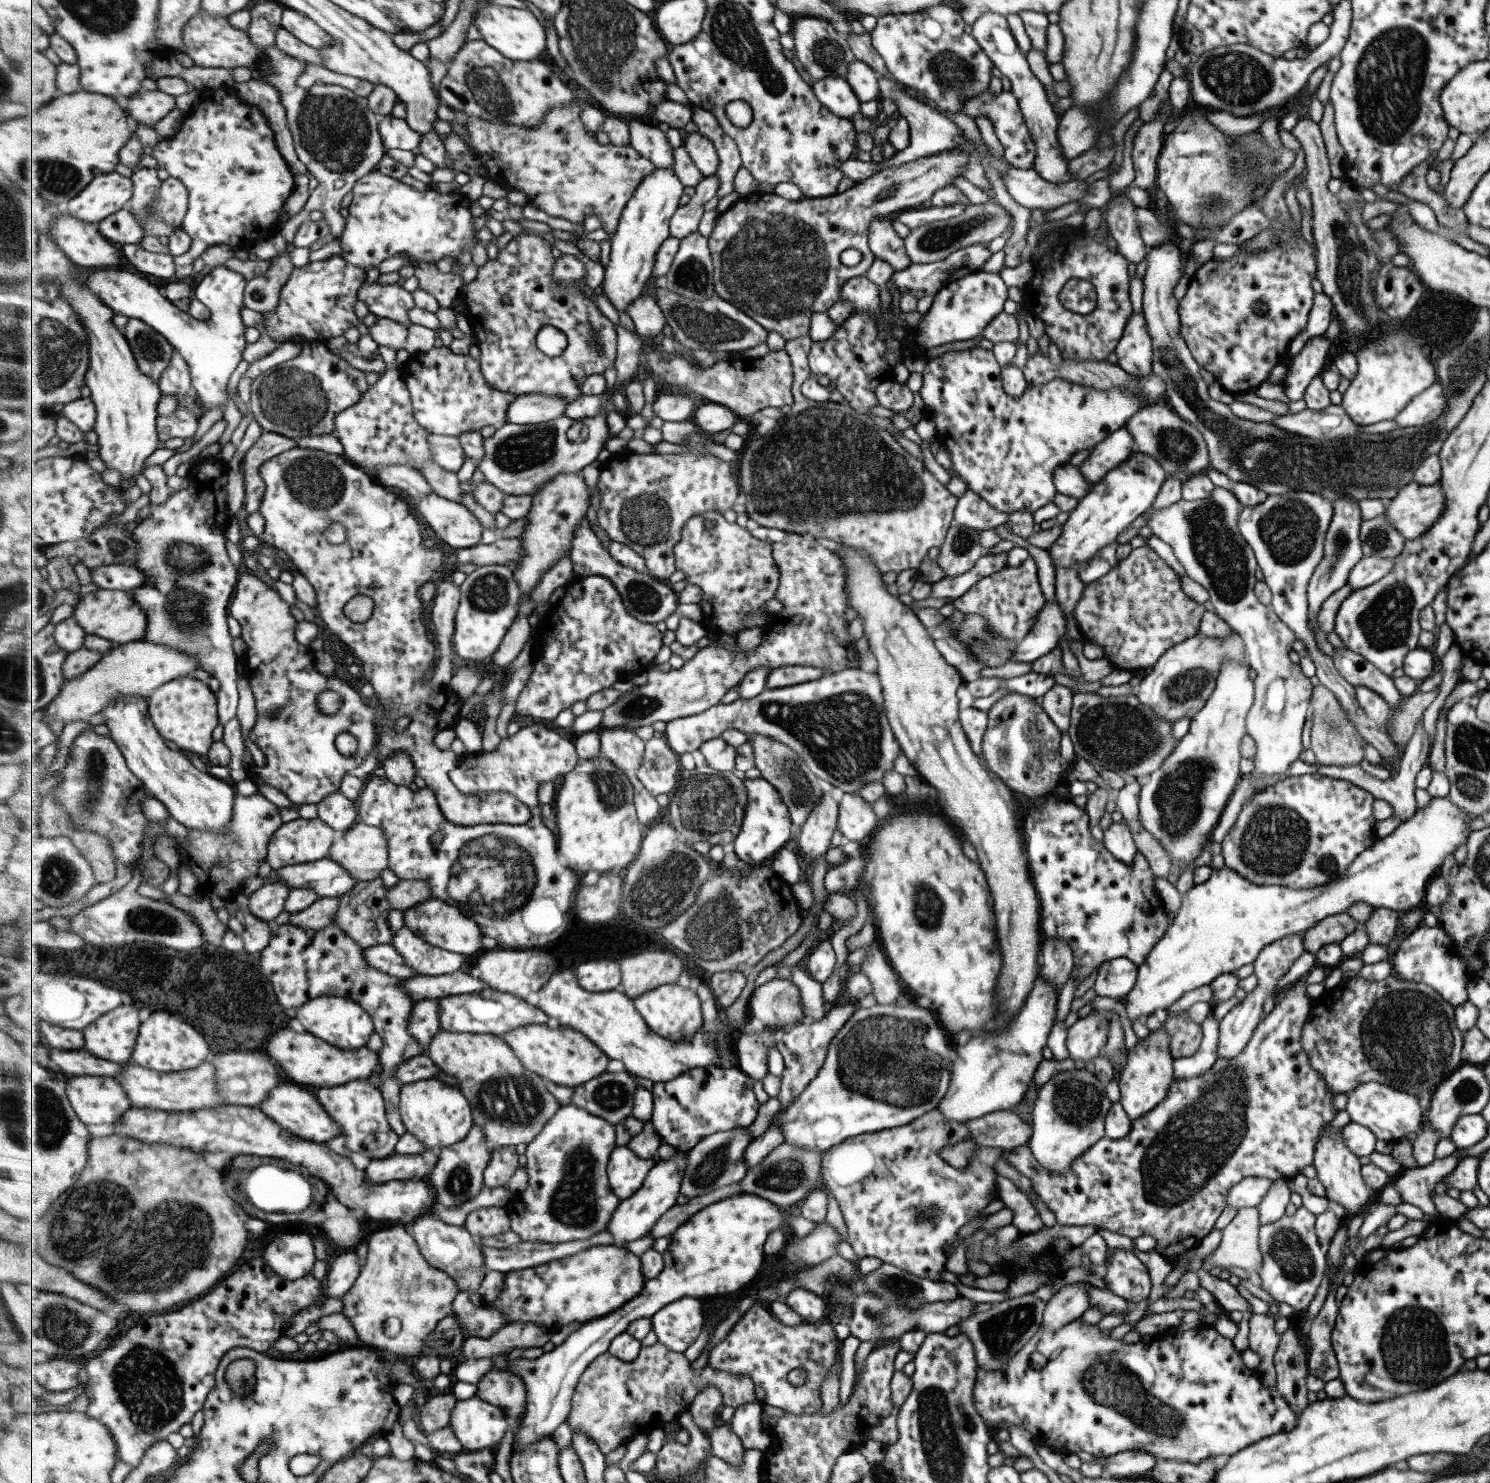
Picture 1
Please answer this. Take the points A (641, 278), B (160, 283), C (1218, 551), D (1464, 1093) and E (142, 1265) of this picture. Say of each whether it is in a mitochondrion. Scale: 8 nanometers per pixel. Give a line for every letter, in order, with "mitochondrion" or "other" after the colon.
A: other
B: other
C: mitochondrion
D: mitochondrion
E: mitochondrion

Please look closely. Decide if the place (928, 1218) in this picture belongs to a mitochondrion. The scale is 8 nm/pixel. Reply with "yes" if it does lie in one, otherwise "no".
yes

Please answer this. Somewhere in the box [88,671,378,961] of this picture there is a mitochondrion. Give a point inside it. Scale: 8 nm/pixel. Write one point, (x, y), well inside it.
(141, 918)

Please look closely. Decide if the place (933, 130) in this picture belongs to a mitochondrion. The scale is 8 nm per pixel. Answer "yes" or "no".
no

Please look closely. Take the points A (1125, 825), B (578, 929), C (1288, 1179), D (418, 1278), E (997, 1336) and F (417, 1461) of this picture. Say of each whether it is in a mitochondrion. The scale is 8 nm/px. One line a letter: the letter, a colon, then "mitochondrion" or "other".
A: other
B: other
C: other
D: mitochondrion
E: mitochondrion
F: other

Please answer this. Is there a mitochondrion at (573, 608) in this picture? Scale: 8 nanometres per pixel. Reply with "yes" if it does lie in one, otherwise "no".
no

